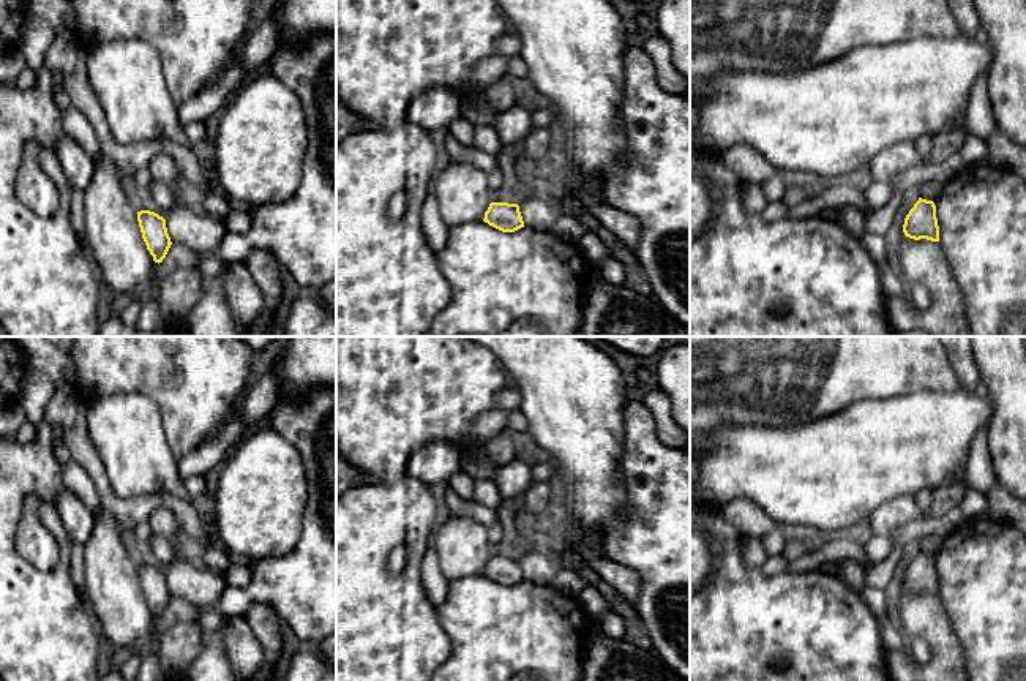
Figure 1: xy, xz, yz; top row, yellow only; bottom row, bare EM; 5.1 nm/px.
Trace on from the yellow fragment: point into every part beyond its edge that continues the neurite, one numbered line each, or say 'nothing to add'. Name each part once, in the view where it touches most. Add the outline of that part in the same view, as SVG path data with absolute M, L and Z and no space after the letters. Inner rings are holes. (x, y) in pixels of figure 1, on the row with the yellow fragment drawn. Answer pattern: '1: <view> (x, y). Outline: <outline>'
nothing to add

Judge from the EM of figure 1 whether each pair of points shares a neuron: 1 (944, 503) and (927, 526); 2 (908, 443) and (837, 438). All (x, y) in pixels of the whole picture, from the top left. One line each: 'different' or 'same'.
1: different
2: same

